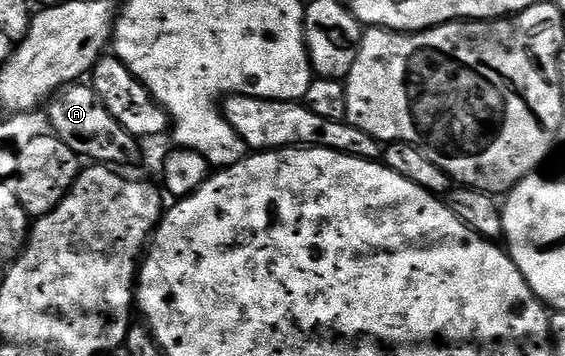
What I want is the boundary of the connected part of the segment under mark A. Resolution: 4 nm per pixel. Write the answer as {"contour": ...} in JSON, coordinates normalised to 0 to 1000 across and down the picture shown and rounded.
{"contour":[[[152,233],[129,236],[112,247],[85,292],[85,334],[94,376],[110,390],[143,444],[173,463],[216,463],[234,458],[248,435],[246,393],[223,368],[195,317]]]}

